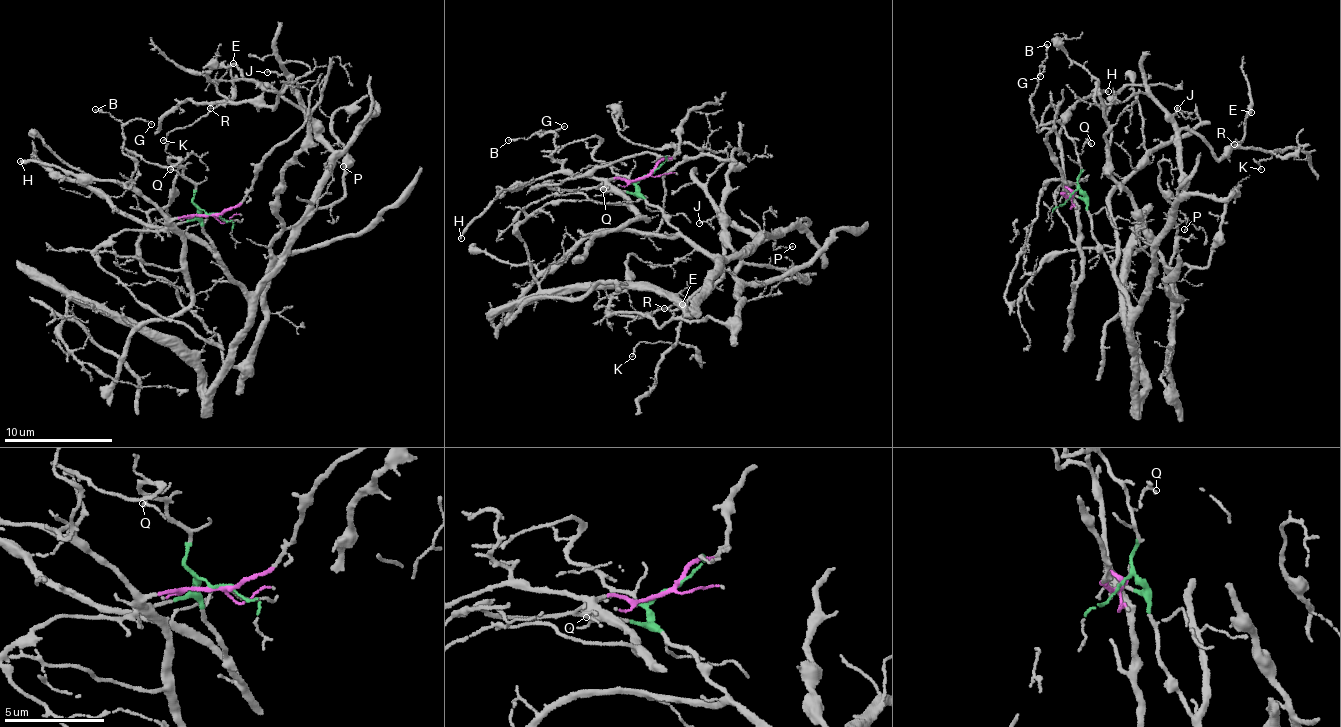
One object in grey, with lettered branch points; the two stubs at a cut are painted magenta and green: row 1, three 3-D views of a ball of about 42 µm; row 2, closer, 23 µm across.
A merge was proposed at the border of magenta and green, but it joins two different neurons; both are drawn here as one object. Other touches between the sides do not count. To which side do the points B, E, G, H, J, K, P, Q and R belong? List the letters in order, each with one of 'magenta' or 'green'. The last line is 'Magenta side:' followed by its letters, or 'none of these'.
B: magenta
E: green
G: magenta
H: magenta
J: green
K: green
P: green
Q: green
R: green
Magenta side: B, G, H

